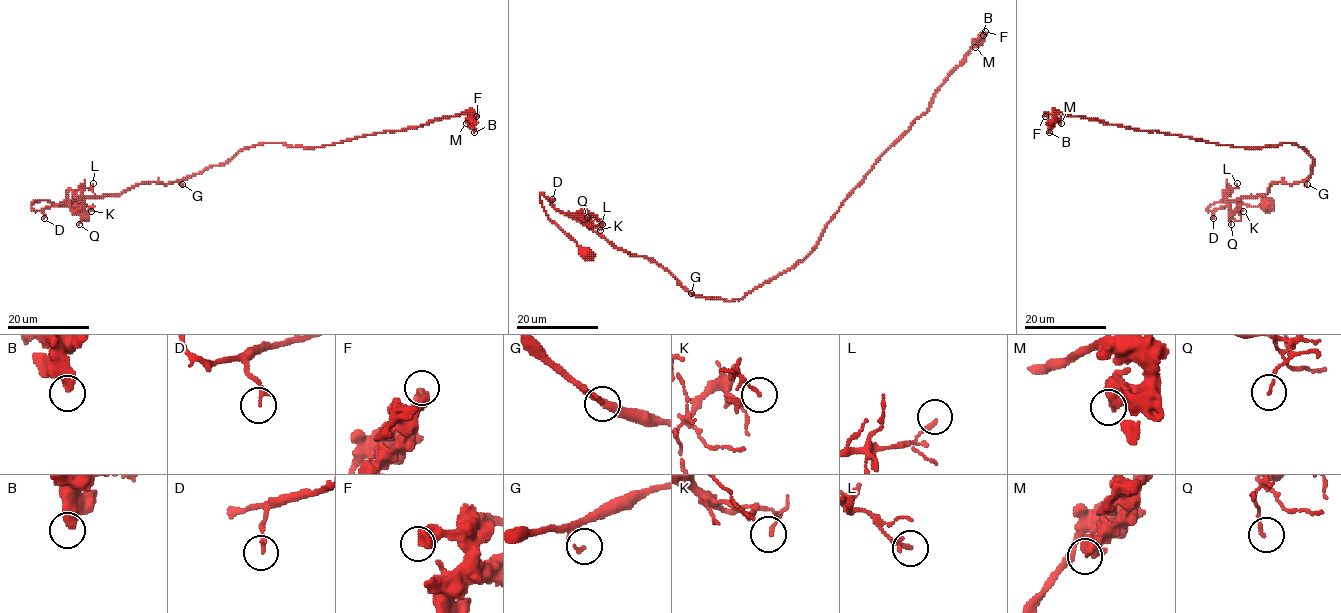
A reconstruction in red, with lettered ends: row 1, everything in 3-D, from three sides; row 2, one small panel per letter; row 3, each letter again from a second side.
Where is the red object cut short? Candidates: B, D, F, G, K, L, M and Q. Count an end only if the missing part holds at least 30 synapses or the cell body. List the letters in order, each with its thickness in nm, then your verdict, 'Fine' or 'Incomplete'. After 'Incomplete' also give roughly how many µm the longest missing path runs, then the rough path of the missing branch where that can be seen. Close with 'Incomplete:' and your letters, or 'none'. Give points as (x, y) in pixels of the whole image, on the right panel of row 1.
B: Thickness 440 nm. Fine
D: Thickness 160 nm. Fine
F: Thickness 480 nm. Fine
G: Thickness 130 nm. Fine
K: Thickness 90 nm. Fine
L: Thickness 160 nm. Fine
M: Thickness 550 nm. Fine
Q: Thickness 120 nm. Fine
Incomplete: none

